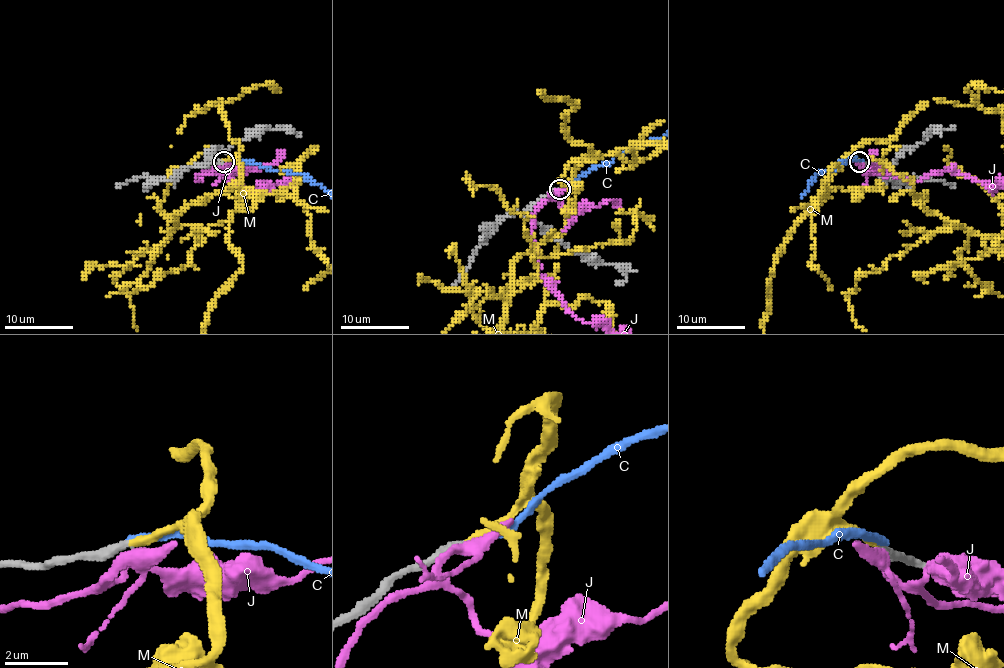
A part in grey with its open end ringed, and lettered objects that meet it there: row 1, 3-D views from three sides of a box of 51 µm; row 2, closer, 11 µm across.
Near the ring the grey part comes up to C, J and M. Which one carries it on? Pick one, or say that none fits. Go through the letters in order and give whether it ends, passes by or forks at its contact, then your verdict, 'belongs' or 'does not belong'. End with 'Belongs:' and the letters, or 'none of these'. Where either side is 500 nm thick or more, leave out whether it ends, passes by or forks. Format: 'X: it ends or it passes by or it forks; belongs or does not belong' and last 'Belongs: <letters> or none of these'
C: it ends; does not belong
J: it forks; does not belong
M: it ends; belongs
Belongs: M

